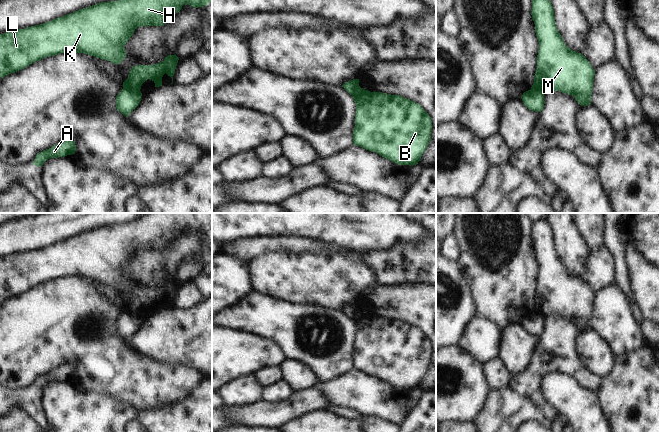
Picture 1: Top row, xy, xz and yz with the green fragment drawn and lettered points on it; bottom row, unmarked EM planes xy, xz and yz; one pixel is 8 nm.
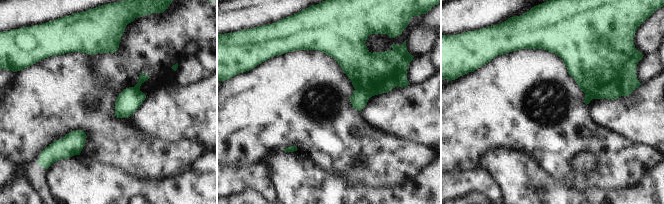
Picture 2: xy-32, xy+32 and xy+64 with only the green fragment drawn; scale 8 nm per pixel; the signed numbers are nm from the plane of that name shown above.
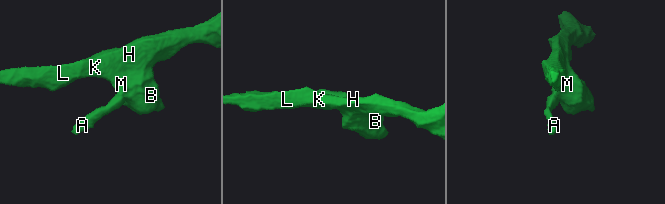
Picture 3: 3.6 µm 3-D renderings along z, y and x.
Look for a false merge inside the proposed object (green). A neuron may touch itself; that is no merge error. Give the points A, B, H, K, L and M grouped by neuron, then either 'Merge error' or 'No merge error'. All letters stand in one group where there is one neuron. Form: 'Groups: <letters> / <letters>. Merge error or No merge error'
Groups: A / B H K L M. Merge error

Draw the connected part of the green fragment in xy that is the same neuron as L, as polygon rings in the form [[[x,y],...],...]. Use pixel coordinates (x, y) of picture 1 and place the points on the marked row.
[[[117,0],[101,2],[49,22],[0,34],[0,77],[15,73],[49,56],[83,53],[120,64],[126,57],[124,45],[137,27],[162,26],[184,4],[204,7],[212,0]]]

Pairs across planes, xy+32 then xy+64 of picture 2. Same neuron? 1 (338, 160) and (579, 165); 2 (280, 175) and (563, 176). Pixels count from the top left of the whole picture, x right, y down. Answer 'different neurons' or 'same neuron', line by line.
1: different neurons
2: different neurons

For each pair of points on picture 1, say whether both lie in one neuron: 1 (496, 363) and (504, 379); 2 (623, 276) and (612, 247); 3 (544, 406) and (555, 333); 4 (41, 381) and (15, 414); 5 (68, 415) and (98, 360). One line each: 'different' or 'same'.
1: same
2: same
3: same
4: different
5: different

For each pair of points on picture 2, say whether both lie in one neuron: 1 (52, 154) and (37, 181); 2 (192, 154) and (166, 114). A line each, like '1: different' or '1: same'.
1: same
2: different

